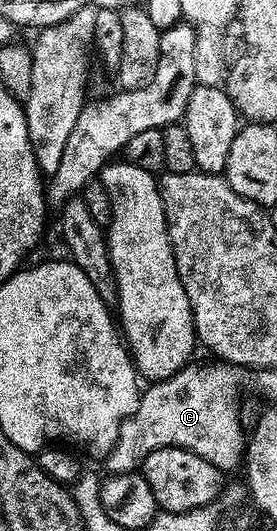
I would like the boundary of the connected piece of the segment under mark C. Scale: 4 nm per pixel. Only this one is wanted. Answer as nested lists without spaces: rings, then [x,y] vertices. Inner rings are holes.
[[[196,362],[188,363],[178,373],[167,380],[156,380],[151,389],[144,391],[139,397],[139,405],[131,416],[123,419],[121,430],[117,434],[117,442],[106,454],[107,472],[112,476],[120,476],[126,472],[142,469],[145,458],[153,450],[162,448],[184,448],[201,458],[205,458],[213,466],[221,470],[240,467],[245,456],[245,428],[239,425],[239,375],[240,369],[226,362],[211,362],[202,368]]]

